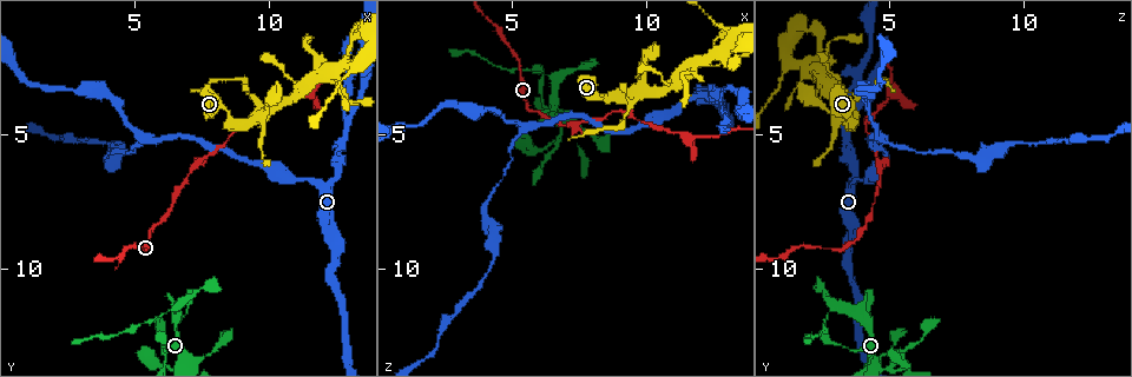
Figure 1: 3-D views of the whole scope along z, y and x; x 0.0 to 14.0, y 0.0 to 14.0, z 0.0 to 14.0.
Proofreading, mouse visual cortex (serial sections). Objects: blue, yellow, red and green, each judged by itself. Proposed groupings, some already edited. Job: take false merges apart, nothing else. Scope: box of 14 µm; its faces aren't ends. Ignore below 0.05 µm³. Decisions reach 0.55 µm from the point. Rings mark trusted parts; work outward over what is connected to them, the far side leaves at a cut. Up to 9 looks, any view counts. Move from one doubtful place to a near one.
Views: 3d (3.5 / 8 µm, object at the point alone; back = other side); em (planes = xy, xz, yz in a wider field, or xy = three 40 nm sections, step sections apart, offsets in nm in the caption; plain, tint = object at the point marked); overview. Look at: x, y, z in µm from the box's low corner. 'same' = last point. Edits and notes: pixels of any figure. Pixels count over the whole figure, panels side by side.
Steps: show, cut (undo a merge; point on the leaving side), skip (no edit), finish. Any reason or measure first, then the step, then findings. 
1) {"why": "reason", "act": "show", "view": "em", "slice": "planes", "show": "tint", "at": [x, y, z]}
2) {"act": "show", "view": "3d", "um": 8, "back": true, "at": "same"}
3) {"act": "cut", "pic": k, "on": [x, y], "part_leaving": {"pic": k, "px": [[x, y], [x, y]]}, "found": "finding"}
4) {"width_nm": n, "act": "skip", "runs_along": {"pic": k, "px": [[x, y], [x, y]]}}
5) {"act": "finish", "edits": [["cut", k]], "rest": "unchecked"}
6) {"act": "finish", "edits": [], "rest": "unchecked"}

{"why": "three arms meet", "act": "show", "view": "3d", "um": 3.5, "at": [5.6, 5.3, 4.7]}

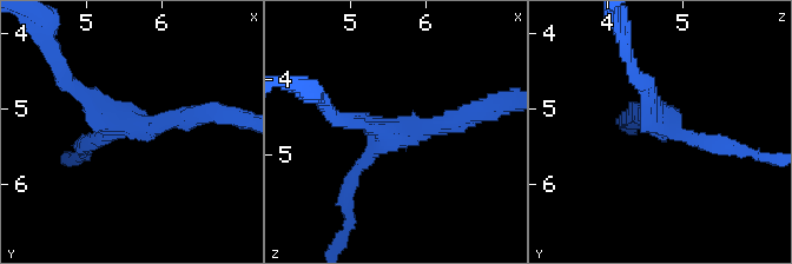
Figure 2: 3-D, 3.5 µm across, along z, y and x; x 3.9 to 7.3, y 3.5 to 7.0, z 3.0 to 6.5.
{"arms": 3, "arm_widths_nm": [200, 200, 250], "why": "now the EM", "act": "show", "view": "em", "slice": "planes", "show": "tint", "at": [5.60, 5.20, 4.70]}

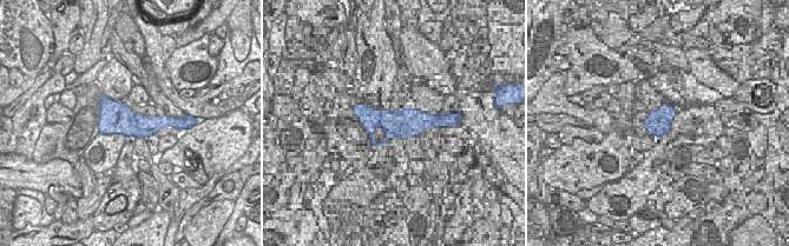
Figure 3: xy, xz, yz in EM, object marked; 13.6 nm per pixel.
{"act": "skip", "found": "continuous, no second cell"}

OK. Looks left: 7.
{"act": "show", "view": "3d", "um": 8, "at": [11.5, 3.4, 5.1]}

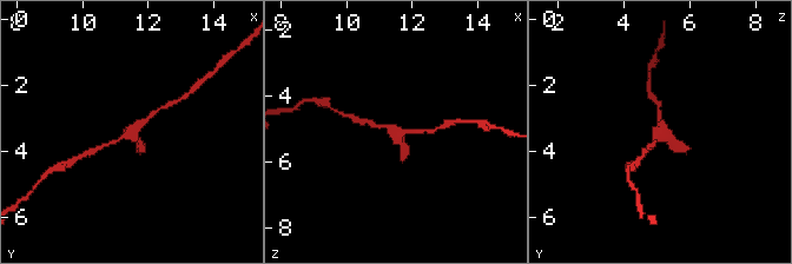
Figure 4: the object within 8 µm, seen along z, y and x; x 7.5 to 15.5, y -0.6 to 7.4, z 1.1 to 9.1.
{"why": "need the tissue", "act": "show", "view": "em", "slice": "xy", "step": 3, "show": "tint", "at": [11.5, 3.4, 5.1]}

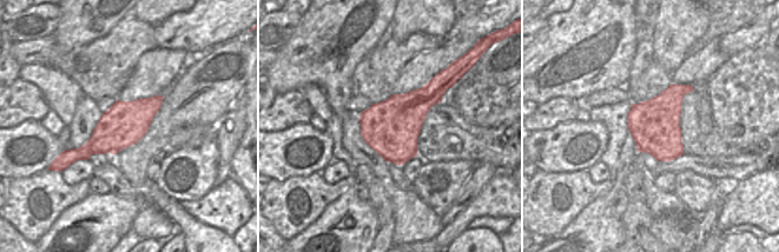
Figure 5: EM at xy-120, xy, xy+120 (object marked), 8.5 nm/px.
{"act": "skip", "runs_along": {"pic": 4, "px": [[367, 123], [393, 129], [403, 158]]}, "found": "all the same cell"}

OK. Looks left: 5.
{"why": "sharp bend", "act": "show", "view": "3d", "um": 3.5, "at": [9.7, 4.4, 3.4]}

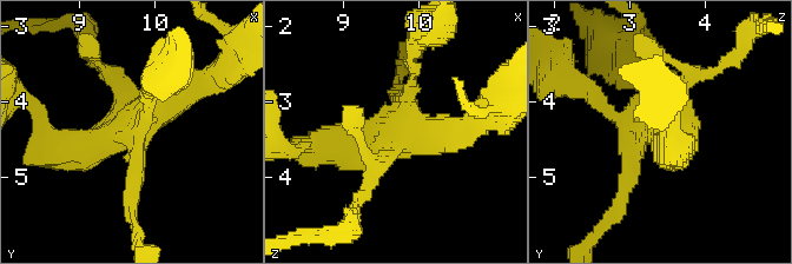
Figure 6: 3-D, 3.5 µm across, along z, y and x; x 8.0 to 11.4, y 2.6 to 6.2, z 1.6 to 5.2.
{"act": "show", "view": "em", "slice": "xy", "step": 1, "show": "tint", "at": [9.65, 4.35, 3.35]}

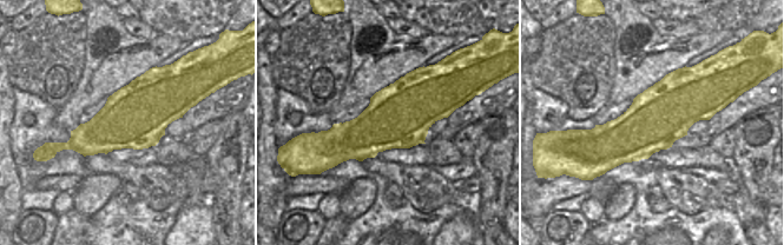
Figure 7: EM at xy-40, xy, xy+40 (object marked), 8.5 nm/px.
{"width_nm": 550, "act": "skip", "runs_along": {"pic": 6, "px": [[53, 142], [97, 145], [191, 87]]}, "found": "all the same cell"}

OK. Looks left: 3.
{"why": "side arm on a straight run", "act": "show", "view": "3d", "um": 3.5, "back": true, "at": [12.8, 4.5, 3.3]}

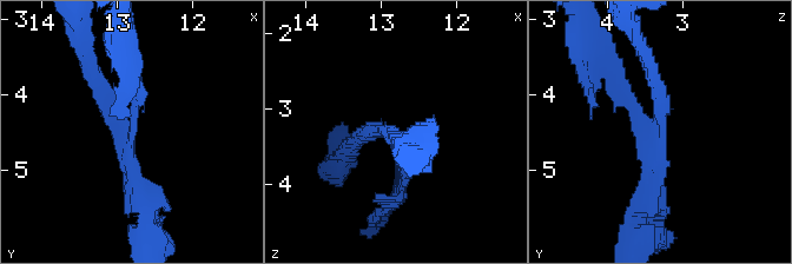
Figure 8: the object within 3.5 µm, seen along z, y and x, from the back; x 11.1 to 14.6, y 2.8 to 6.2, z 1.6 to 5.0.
{"why": "shape alone is not enough", "act": "show", "view": "em", "slice": "planes", "show": "tint", "at": [12.90, 4.50, 3.30]}

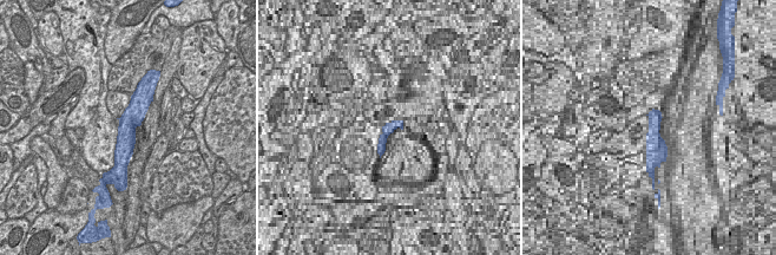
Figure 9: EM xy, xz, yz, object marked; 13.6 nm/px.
{"act": "show", "view": "em", "slice": "xy", "step": 3, "show": "tint", "at": "same"}

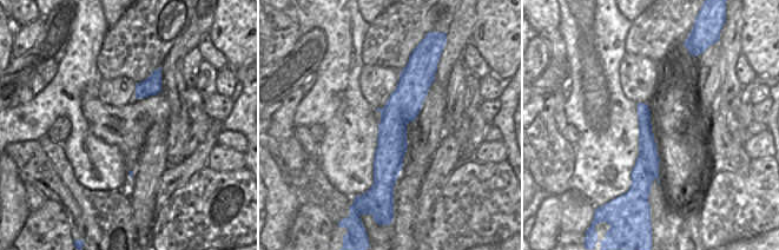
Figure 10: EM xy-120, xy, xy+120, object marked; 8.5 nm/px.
{"act": "skip", "found": "all the same cell"}

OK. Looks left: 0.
{"act": "finish", "edits": [], "rest": "unchecked"}

